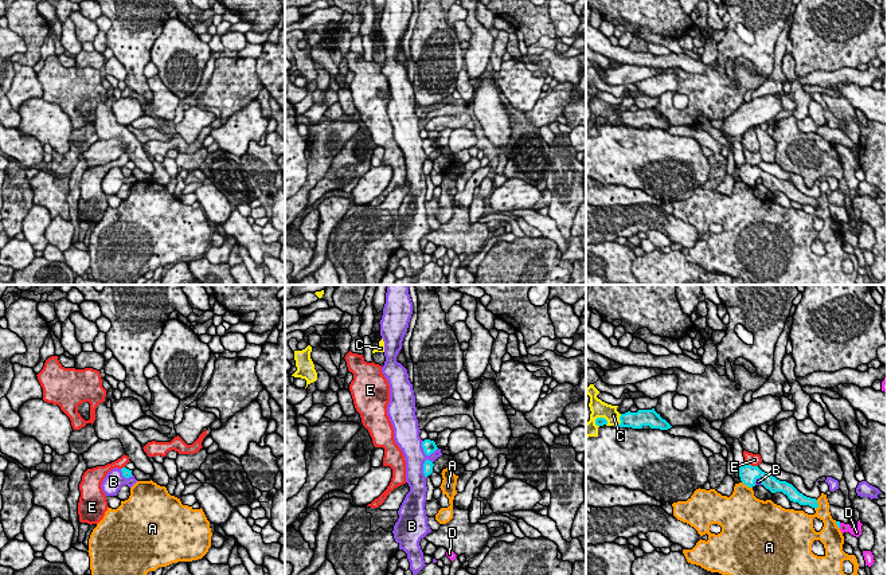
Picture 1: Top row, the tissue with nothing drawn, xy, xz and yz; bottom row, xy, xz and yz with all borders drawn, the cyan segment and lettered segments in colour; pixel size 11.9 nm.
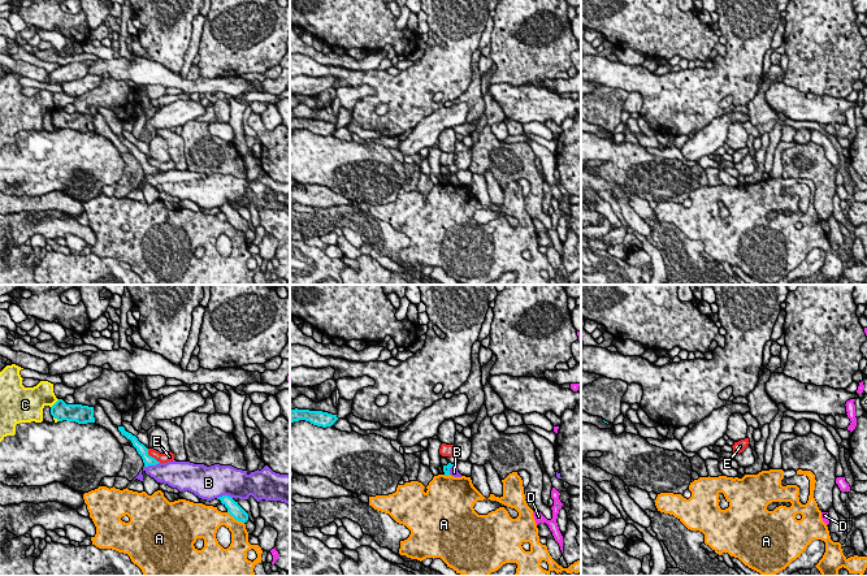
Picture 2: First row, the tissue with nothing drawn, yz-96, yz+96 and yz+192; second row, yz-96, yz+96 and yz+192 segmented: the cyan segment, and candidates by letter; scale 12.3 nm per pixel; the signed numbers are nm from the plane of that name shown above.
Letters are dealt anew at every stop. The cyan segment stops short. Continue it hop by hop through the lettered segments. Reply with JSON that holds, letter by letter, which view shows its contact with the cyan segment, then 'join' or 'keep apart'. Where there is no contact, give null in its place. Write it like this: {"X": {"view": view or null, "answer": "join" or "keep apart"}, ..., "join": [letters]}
{"A": {"view": "yz", "answer": "keep apart"}, "B": {"view": "xz", "answer": "keep apart"}, "C": {"view": "yz", "answer": "keep apart"}, "D": {"view": "yz", "answer": "keep apart"}, "E": {"view": "yz", "answer": "keep apart"}, "join": []}

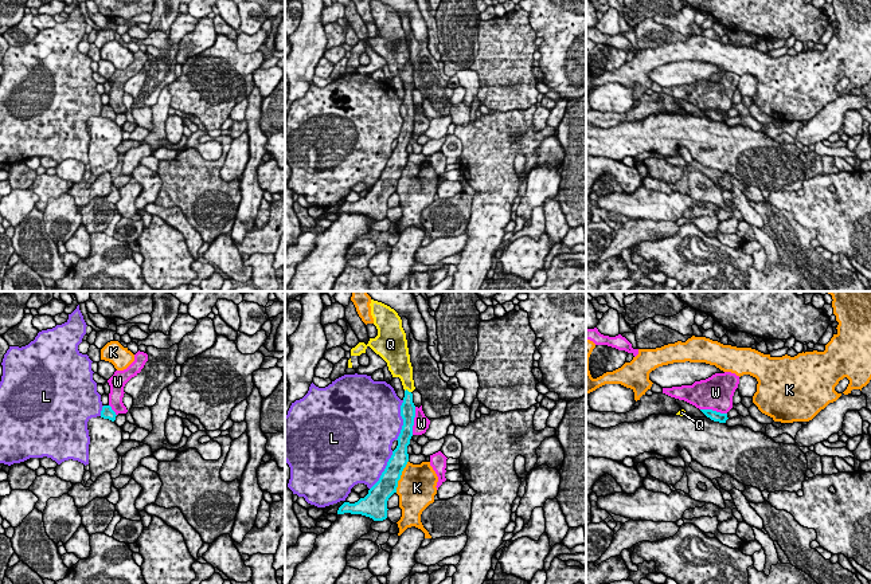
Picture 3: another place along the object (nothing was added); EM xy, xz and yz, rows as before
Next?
{"K": {"view": "xz", "answer": "keep apart"}, "L": {"view": "xz", "answer": "keep apart"}, "Q": {"view": "xz", "answer": "join"}, "W": {"view": "xz", "answer": "keep apart"}, "join": ["Q"]}

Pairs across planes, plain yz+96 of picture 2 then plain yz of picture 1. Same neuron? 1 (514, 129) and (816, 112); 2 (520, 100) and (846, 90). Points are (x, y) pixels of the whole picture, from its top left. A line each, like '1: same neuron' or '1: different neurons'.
1: same neuron
2: same neuron

